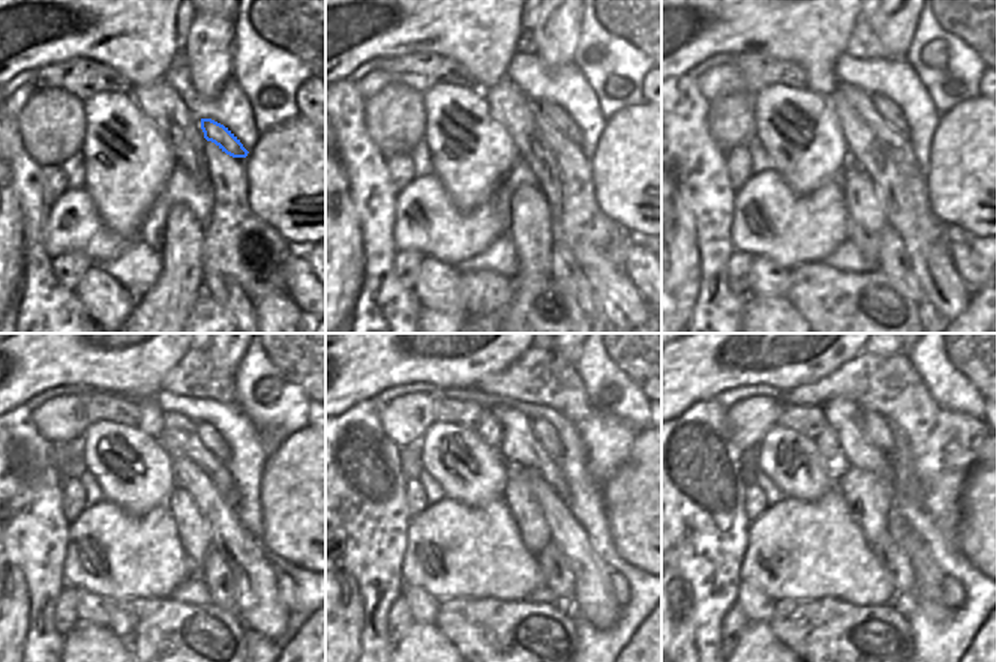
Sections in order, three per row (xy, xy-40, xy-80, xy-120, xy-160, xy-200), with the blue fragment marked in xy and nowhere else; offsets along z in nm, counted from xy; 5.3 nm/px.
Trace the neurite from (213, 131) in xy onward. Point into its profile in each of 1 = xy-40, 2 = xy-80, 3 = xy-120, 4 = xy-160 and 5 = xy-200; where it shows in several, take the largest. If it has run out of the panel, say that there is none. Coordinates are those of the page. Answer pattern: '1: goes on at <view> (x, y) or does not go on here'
1: goes on at xy-40 (555, 114)
2: goes on at xy-80 (885, 107)
3: goes on at xy-120 (213, 442)
4: goes on at xy-160 (543, 433)
5: goes on at xy-200 (879, 431)

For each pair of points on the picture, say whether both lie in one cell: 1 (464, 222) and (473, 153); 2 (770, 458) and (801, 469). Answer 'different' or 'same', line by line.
1: different
2: same

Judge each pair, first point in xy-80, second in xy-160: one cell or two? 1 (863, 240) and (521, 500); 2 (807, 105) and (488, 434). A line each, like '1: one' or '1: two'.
1: one
2: two

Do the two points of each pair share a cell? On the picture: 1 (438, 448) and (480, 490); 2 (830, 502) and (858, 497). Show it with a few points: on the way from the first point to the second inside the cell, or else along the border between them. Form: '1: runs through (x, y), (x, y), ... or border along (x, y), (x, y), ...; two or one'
1: runs through (440, 461), (447, 472), (467, 481); one
2: border along (836, 488), (861, 530); two

